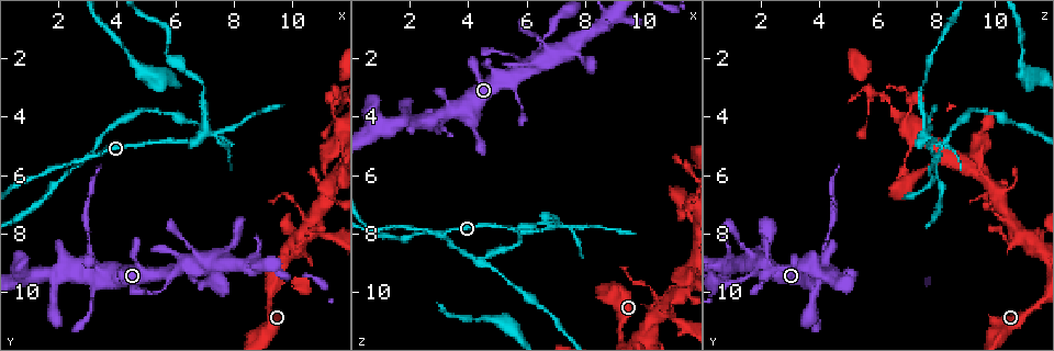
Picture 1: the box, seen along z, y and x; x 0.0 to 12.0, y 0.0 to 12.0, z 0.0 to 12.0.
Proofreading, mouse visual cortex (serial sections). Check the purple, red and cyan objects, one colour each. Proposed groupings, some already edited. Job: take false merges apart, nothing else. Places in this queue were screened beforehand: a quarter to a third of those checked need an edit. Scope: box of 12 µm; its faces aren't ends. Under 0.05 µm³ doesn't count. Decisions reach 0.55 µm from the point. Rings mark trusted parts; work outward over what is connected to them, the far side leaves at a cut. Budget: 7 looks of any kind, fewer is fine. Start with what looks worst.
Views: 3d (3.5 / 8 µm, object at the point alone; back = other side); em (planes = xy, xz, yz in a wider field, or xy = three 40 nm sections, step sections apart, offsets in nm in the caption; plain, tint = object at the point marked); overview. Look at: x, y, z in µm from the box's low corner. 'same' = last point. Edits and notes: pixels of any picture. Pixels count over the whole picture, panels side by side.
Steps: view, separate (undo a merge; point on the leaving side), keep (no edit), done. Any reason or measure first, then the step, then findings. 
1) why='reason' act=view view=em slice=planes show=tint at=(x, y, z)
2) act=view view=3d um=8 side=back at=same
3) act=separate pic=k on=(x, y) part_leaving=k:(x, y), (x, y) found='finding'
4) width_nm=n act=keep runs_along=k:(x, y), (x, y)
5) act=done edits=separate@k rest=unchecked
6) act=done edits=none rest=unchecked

why='sharp bend' act=view view=3d um=3.5 at=(7.0, 4.5, 7.6)

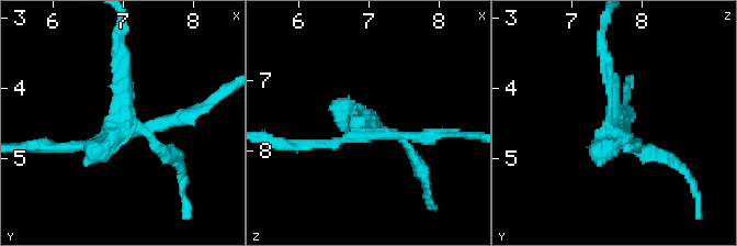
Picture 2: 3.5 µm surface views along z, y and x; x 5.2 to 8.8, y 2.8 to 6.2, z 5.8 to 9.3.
why='now the EM' act=view view=em slice=xy step=1 show=tint at=(7.05, 4.50, 7.55)

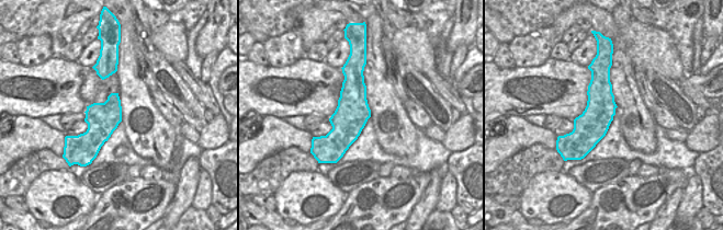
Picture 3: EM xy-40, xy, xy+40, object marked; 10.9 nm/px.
act=separate pic=2 on=(613, 81) part_leaving=2:(612, 132), (612, 81), (601, 37) found='a second cell is stuck on'

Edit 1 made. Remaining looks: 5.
why='thick turns thin' act=view view=3d um=3.5 at=(3.0, 8.3, 4.3)

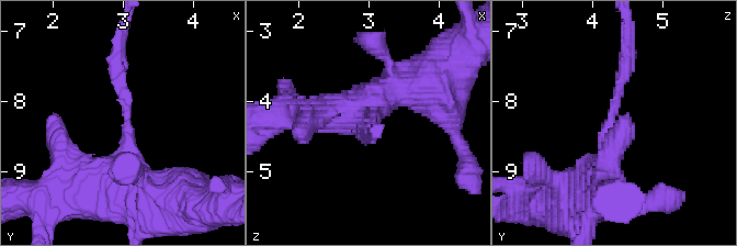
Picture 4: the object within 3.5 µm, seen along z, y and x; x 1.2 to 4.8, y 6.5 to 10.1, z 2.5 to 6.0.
arm_widths_nm=200,450 why='shape alone is not enough' act=view view=em slice=xy step=1 show=plain at=(3.05, 8.20, 4.25)

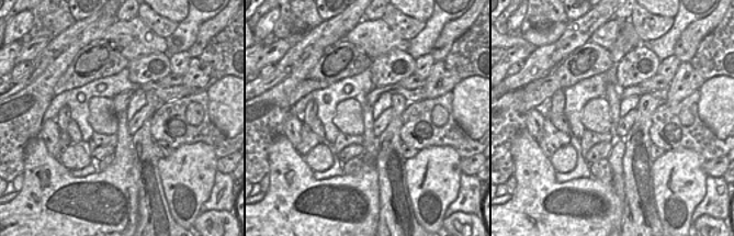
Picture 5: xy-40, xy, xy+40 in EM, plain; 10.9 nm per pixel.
act=view view=em slice=xy step=1 show=tint at=same

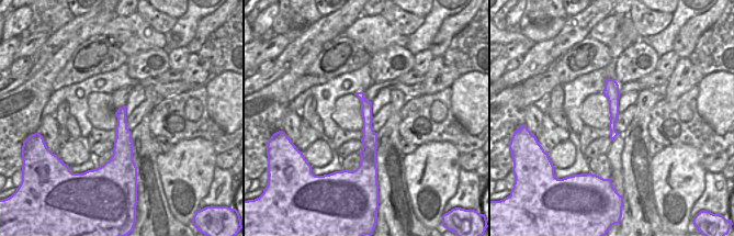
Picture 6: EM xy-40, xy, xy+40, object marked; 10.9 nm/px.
act=separate pic=4 on=(122, 89) found='a second cell is stuck on'

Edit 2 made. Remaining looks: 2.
act=done edits=separate@2,separate@4 rest=unchecked

